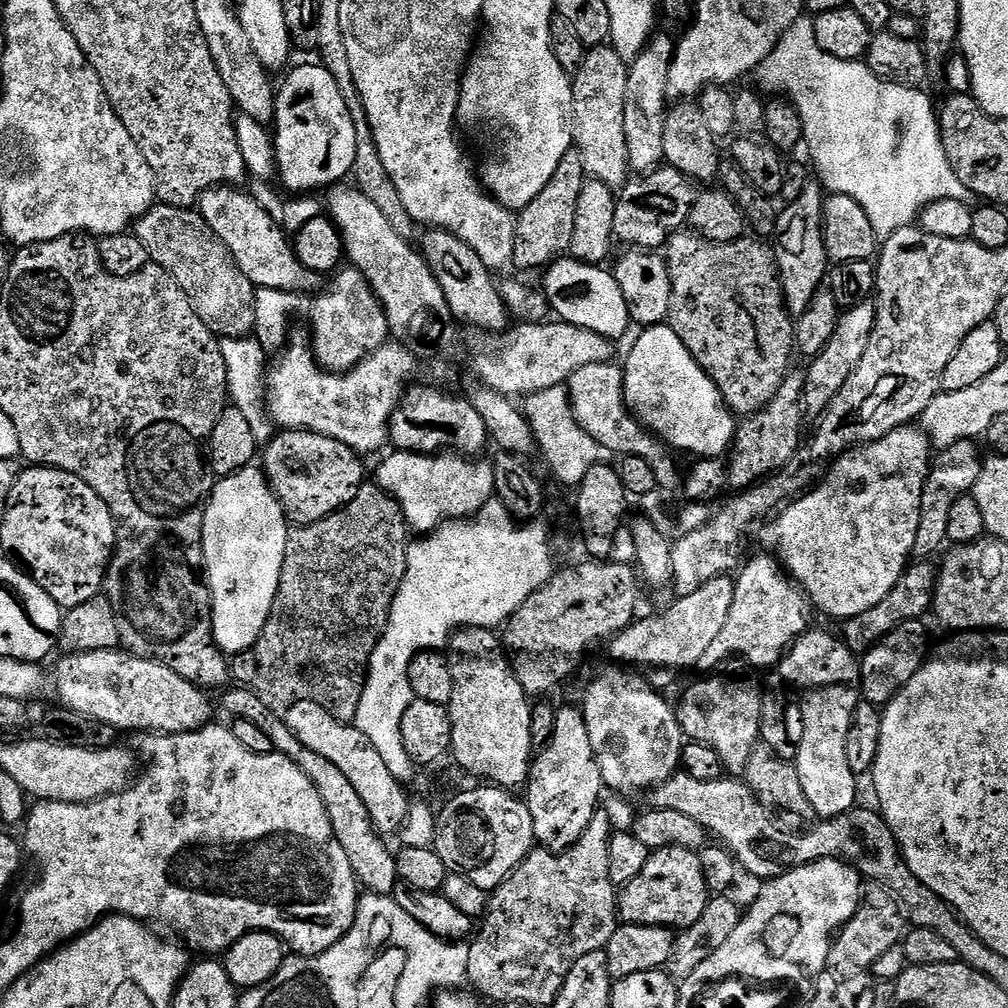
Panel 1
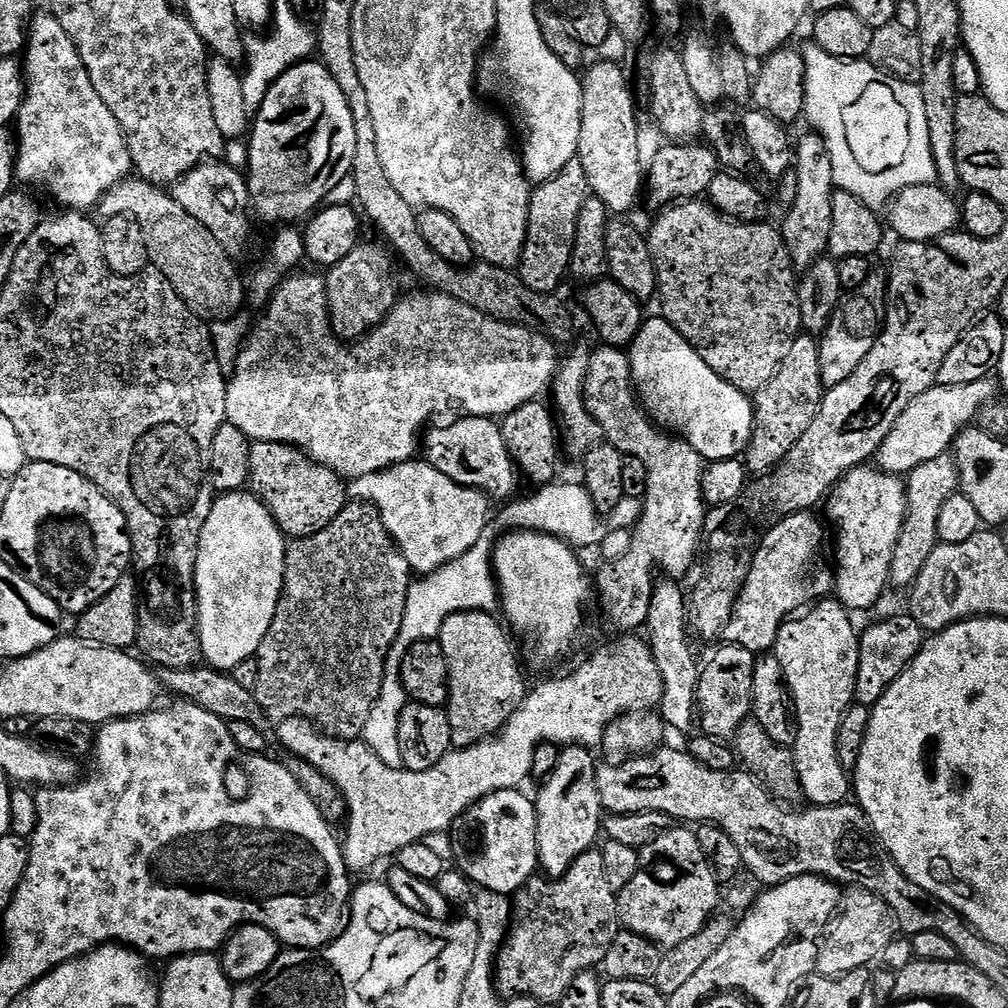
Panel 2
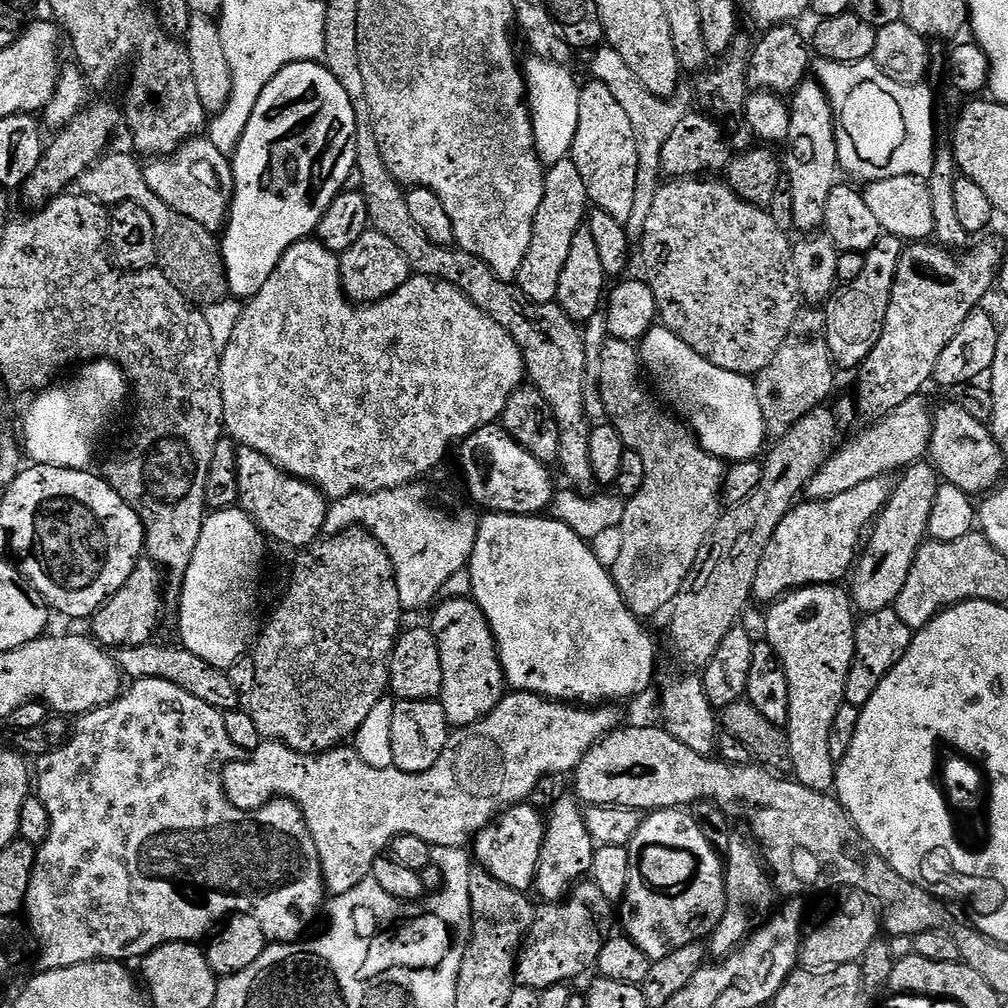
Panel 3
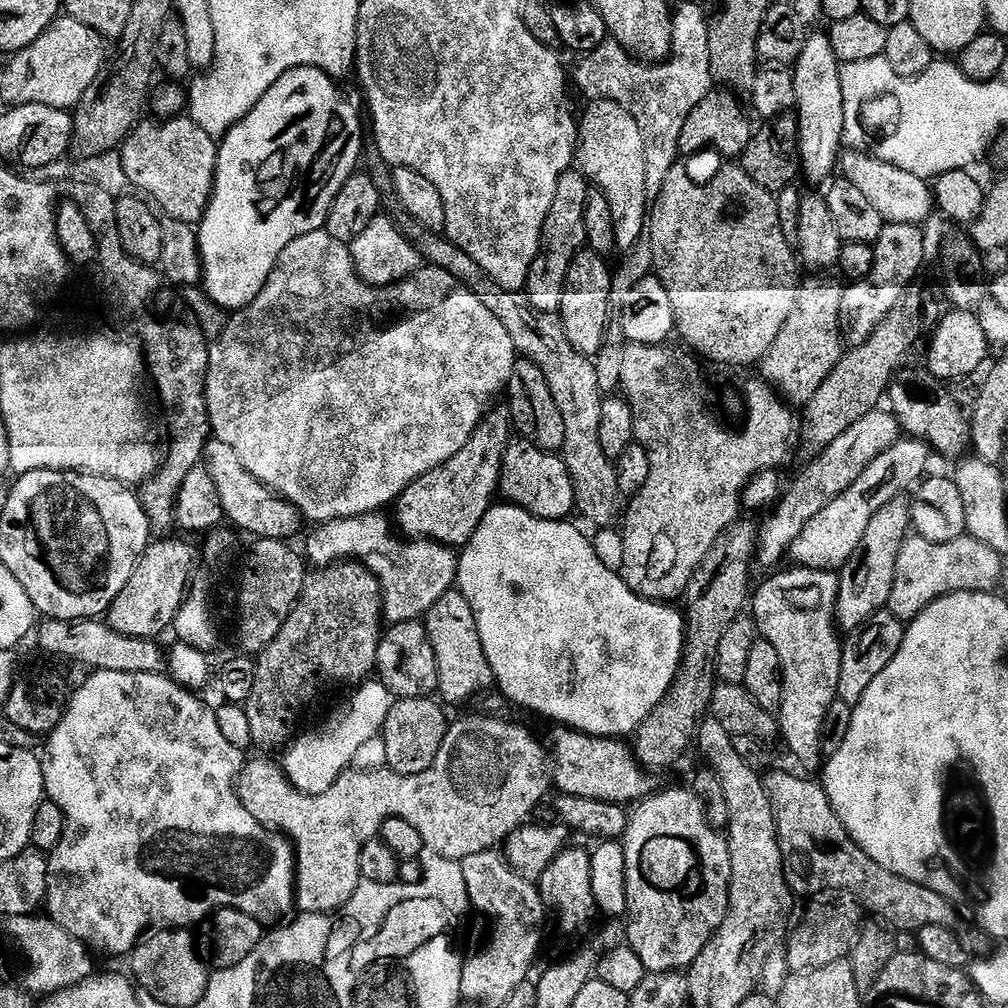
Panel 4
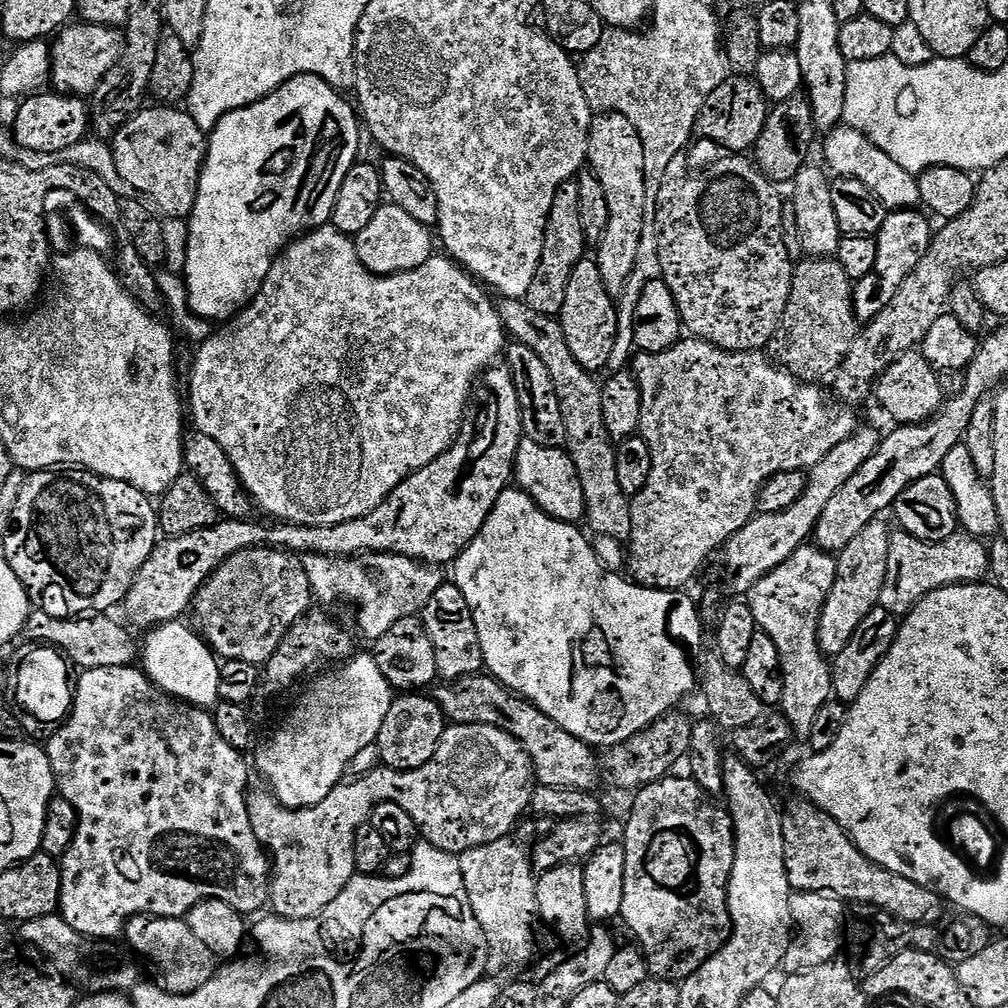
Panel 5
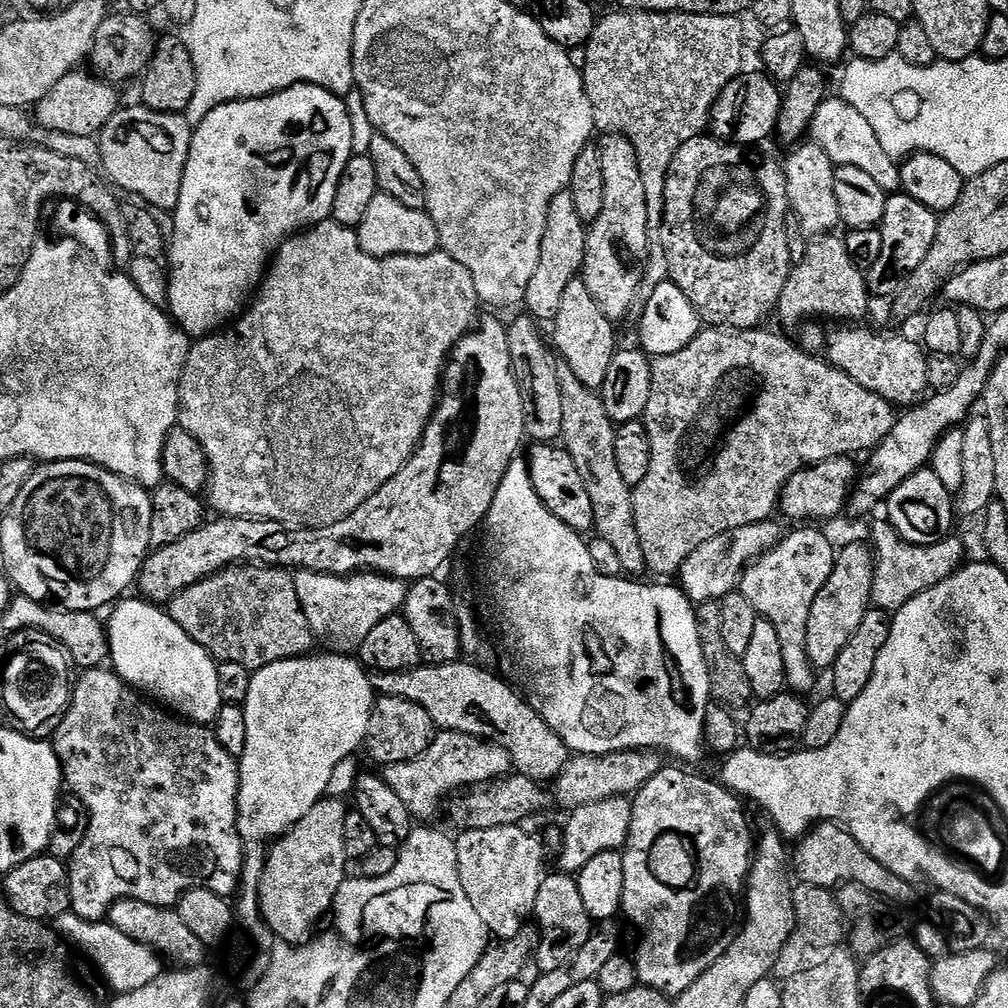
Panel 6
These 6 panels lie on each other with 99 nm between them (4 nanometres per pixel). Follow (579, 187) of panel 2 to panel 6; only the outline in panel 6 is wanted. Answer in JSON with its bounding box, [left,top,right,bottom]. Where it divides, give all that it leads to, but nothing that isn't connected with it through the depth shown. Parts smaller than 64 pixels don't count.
[523,190,587,321]

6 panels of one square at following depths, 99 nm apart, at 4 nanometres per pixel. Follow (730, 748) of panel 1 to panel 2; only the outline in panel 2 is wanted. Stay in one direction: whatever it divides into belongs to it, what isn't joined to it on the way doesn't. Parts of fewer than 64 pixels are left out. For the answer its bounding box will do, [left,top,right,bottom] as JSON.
[696,643,757,740]

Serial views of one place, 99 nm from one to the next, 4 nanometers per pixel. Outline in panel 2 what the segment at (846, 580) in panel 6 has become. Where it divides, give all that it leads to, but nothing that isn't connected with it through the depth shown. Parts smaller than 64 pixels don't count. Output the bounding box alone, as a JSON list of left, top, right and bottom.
[889,454,960,589]

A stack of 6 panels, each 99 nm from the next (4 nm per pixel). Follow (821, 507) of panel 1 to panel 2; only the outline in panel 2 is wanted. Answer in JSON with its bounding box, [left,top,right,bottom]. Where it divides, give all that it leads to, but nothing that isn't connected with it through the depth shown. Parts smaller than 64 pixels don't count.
[826,466,908,613]

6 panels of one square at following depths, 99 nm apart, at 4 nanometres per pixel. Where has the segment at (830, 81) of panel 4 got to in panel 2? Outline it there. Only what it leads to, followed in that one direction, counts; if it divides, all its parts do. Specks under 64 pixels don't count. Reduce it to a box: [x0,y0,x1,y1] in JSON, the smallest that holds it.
[779,134,834,270]

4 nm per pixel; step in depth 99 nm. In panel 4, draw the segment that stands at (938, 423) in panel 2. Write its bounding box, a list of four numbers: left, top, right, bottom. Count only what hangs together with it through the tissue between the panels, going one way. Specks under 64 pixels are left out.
[758,410,902,569]

